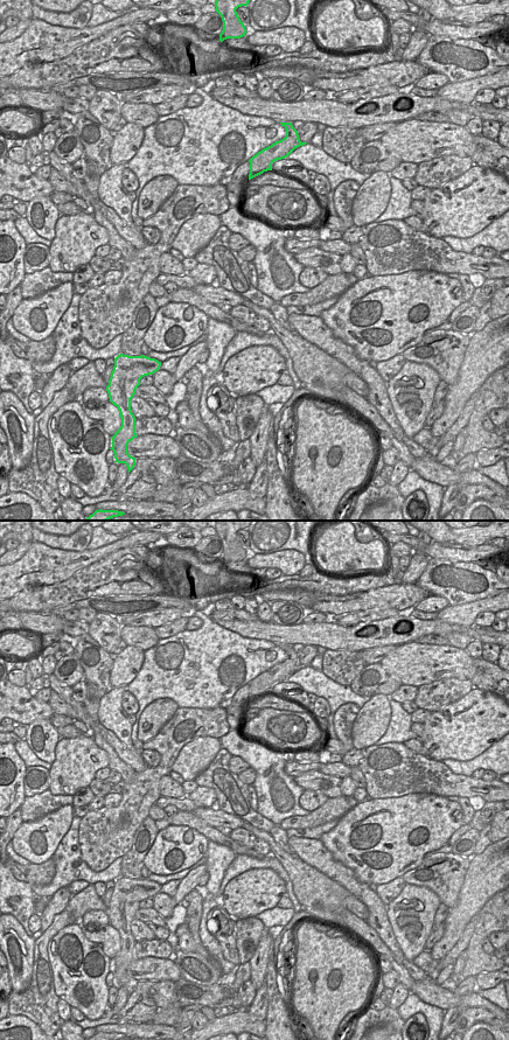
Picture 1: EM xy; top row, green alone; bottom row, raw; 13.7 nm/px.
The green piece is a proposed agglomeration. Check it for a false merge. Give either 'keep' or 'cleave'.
cleave

